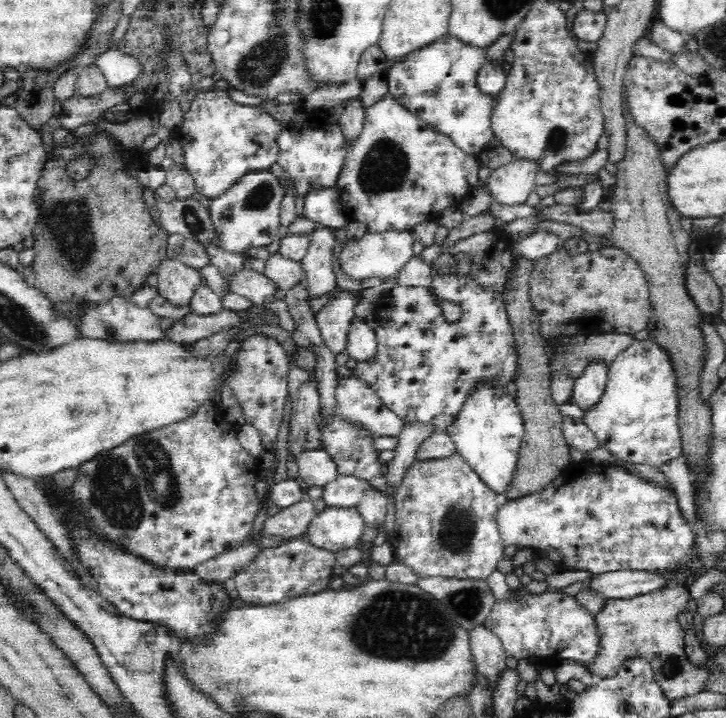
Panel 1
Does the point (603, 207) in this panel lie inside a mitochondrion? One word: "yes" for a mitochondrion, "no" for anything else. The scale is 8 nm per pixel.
no

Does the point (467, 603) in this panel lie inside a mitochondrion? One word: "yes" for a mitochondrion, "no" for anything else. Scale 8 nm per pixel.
yes

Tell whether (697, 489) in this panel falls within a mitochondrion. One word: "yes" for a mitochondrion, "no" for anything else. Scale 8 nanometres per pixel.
no

